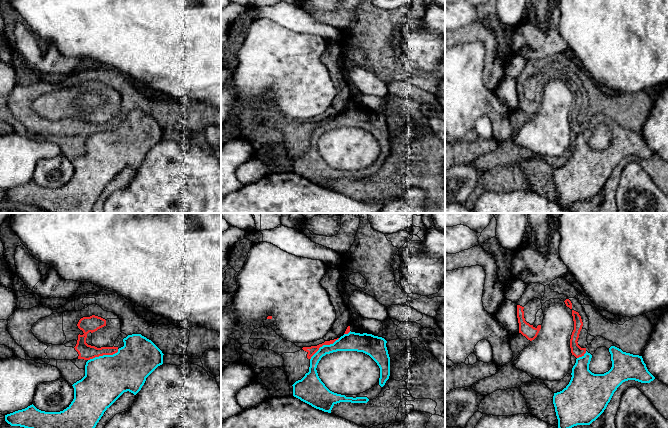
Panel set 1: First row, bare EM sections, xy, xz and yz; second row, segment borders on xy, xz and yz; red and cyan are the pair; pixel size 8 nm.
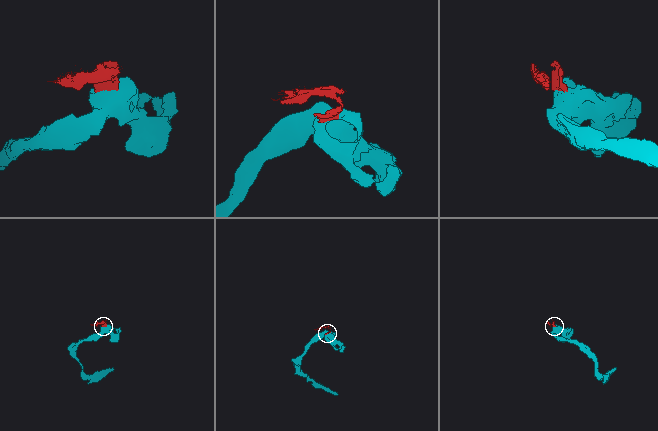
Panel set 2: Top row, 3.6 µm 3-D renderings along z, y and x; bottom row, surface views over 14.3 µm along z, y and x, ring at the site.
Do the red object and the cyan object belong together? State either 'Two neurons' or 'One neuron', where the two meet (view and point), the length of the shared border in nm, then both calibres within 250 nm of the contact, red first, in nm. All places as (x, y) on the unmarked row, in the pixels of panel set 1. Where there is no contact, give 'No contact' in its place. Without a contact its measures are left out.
Two neurons. Touches red at xy (103, 130). Shared border 260 nm. Thickness 120 nm (red) against 360 nm

